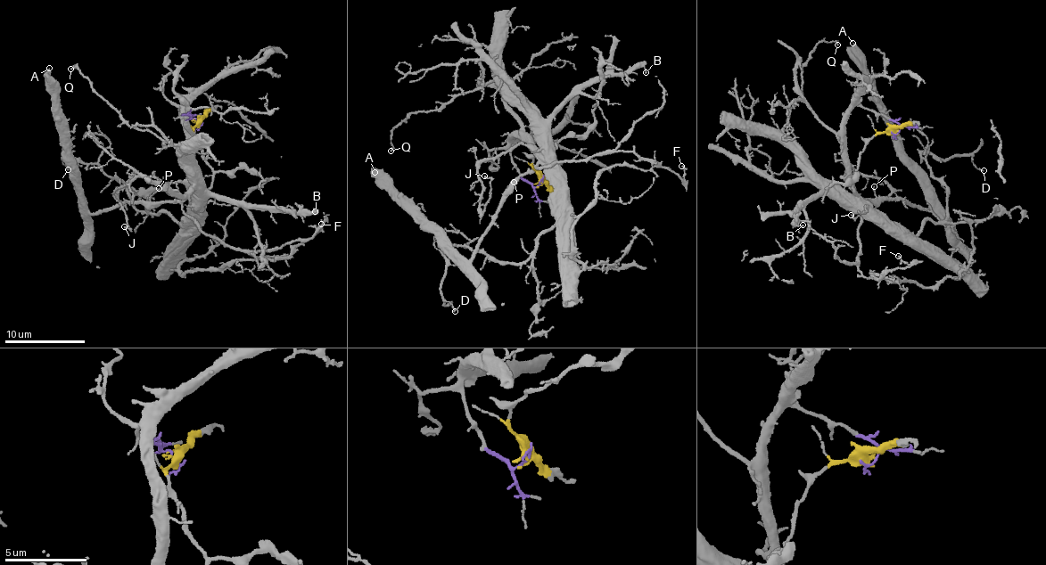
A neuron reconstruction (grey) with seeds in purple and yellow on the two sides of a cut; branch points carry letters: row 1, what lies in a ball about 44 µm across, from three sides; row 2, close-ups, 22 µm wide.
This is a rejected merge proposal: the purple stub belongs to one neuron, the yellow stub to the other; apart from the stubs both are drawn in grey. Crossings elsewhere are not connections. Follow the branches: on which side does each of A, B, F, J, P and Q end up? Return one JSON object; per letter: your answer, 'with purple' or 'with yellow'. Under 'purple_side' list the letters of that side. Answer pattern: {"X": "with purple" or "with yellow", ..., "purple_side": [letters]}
{"A": "with yellow", "B": "with purple", "F": "with yellow", "J": "with purple", "P": "with yellow", "Q": "with purple", "purple_side": ["B", "J", "Q"]}

